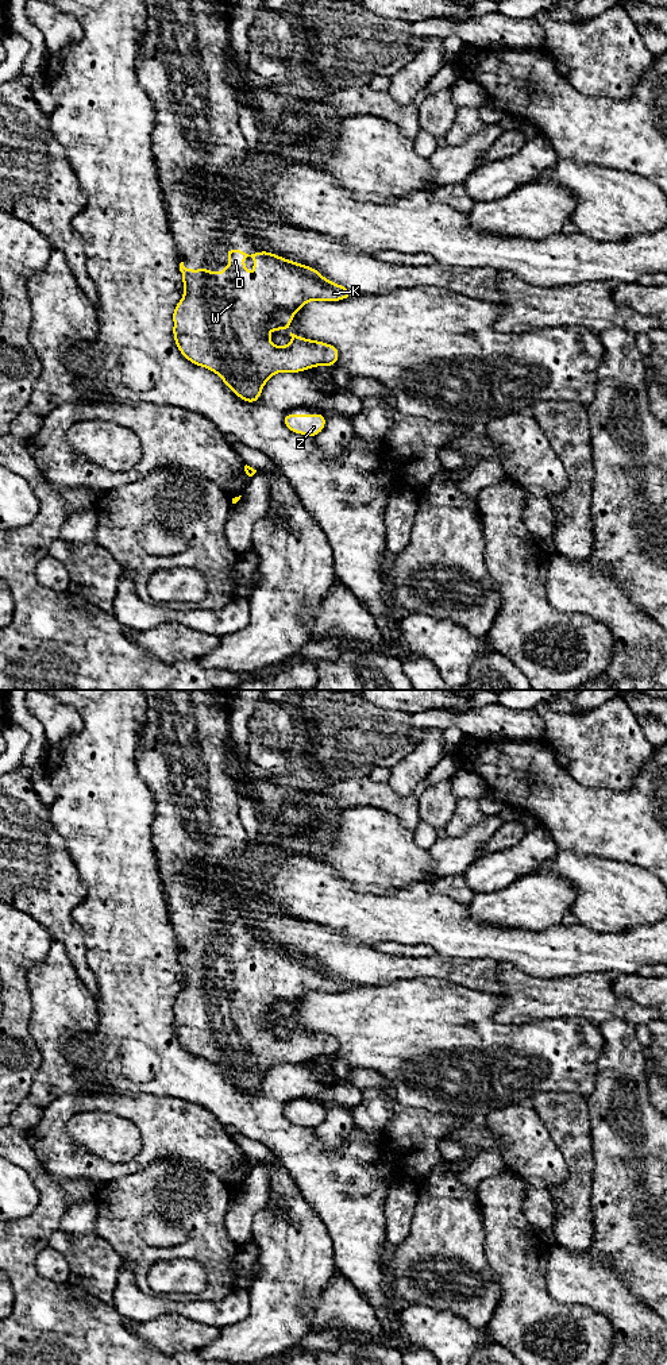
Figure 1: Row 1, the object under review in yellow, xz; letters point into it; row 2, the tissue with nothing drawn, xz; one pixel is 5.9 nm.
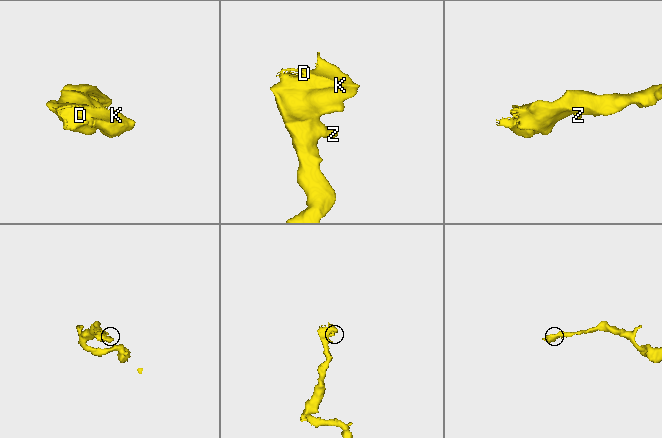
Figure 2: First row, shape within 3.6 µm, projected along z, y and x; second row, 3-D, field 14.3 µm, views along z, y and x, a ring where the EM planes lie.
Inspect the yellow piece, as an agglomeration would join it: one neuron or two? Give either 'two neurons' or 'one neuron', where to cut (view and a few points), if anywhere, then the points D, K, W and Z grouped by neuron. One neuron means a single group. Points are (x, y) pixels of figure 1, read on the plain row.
one neuron; cut none; groups D K W Z

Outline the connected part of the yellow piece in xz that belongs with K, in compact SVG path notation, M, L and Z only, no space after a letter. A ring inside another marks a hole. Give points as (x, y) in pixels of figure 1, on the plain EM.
M227 940L225 941L225 946L228 946L230 951L230 956L223 960L220 964L215 965L212 964L209 960L198 960L198 961L190 961L186 960L184 957L184 953L180 955L180 963L182 964L182 972L184 972L184 988L180 994L177 994L174 1003L173 1003L173 1011L174 1011L174 1019L173 1019L173 1026L174 1026L174 1032L177 1036L177 1040L181 1042L181 1045L192 1054L209 1060L211 1063L216 1064L223 1072L224 1075L242 1091L244 1091L246 1094L257 1094L261 1083L265 1077L265 1075L269 1072L269 1069L271 1067L274 1067L275 1064L285 1064L285 1063L290 1063L290 1064L300 1064L308 1060L312 1060L315 1057L335 1057L338 1049L339 1049L339 1042L336 1041L335 1037L332 1036L327 1036L323 1033L317 1033L317 1032L309 1032L309 1030L304 1030L301 1027L297 1027L294 1025L290 1023L289 1017L294 1009L294 1005L297 1002L300 1002L308 992L312 991L319 991L319 992L339 992L339 991L344 991L348 990L354 983L346 980L342 976L338 976L335 973L328 972L327 969L324 969L316 960L301 956L301 955L296 955L292 953L289 951L285 951L282 948L278 948L275 945L267 944L267 942L261 942L261 944L244 944L243 941L231 941ZM243 948L247 949L255 949L257 953L251 956L251 963L250 964L244 964L243 961L246 960L246 956L243 955ZM271 1021L288 1021L290 1023L292 1027L292 1033L285 1037L285 1038L279 1038L275 1037L270 1033L270 1022Z

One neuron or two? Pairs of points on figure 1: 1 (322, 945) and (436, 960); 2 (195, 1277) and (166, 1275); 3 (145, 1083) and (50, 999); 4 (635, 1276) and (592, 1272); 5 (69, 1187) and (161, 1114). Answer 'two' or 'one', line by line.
1: one
2: one
3: two
4: two
5: two

